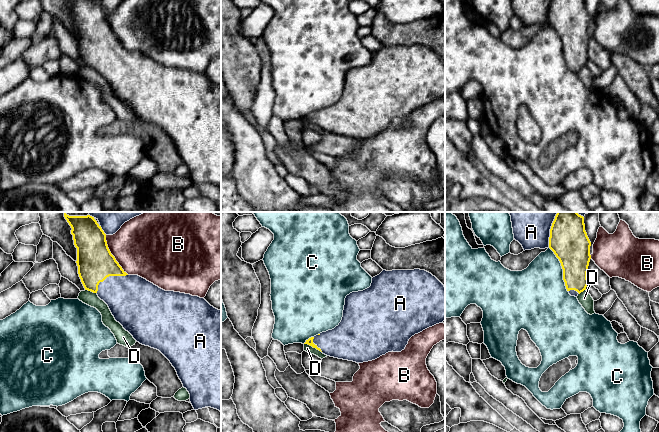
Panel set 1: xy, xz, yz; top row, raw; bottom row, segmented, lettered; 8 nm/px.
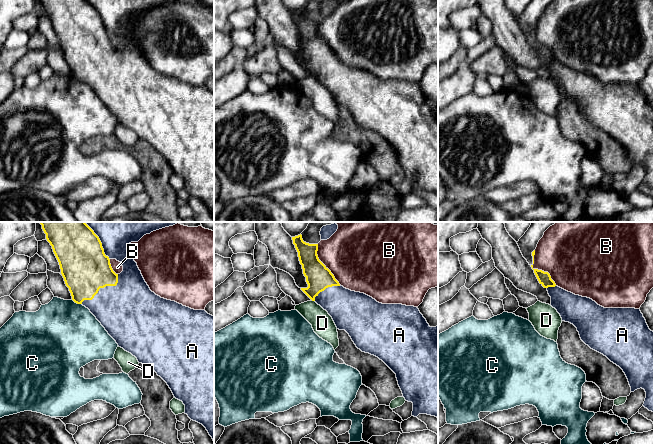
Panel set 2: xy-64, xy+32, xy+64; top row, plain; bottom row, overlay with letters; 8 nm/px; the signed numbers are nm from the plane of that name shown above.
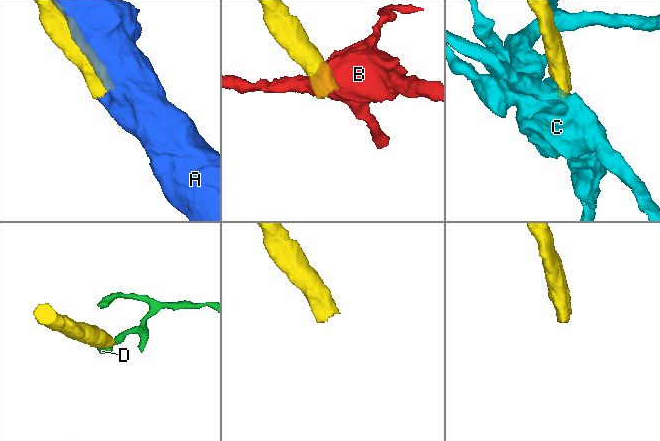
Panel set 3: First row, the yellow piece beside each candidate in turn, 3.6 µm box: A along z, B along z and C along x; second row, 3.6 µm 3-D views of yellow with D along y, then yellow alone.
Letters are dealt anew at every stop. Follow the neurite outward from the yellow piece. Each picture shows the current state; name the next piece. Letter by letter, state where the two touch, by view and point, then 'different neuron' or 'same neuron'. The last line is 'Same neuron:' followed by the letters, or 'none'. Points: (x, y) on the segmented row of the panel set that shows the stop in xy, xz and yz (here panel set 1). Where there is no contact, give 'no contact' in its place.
A: xy (108, 276) | same neuron
B: xy (112, 255) | different neuron
C: yz (562, 268) | different neuron
D: xz (313, 347) | different neuron
Same neuron: A

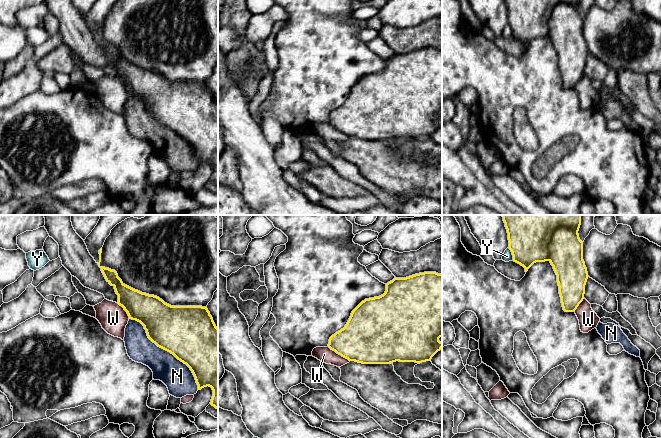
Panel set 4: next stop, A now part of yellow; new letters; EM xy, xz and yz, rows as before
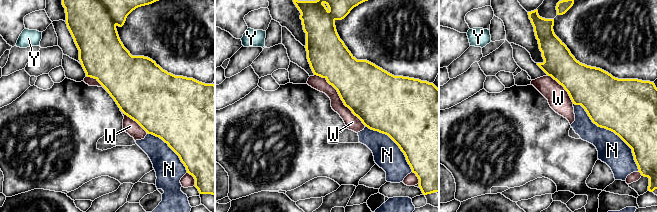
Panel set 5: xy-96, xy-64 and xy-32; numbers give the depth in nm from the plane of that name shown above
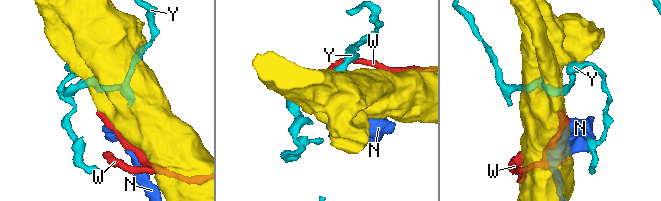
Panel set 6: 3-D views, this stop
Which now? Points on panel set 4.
N: xy (167, 350) | different neuron
W: xz (339, 354) | different neuron
Y: yz (512, 253) | different neuron
Same neuron: none

